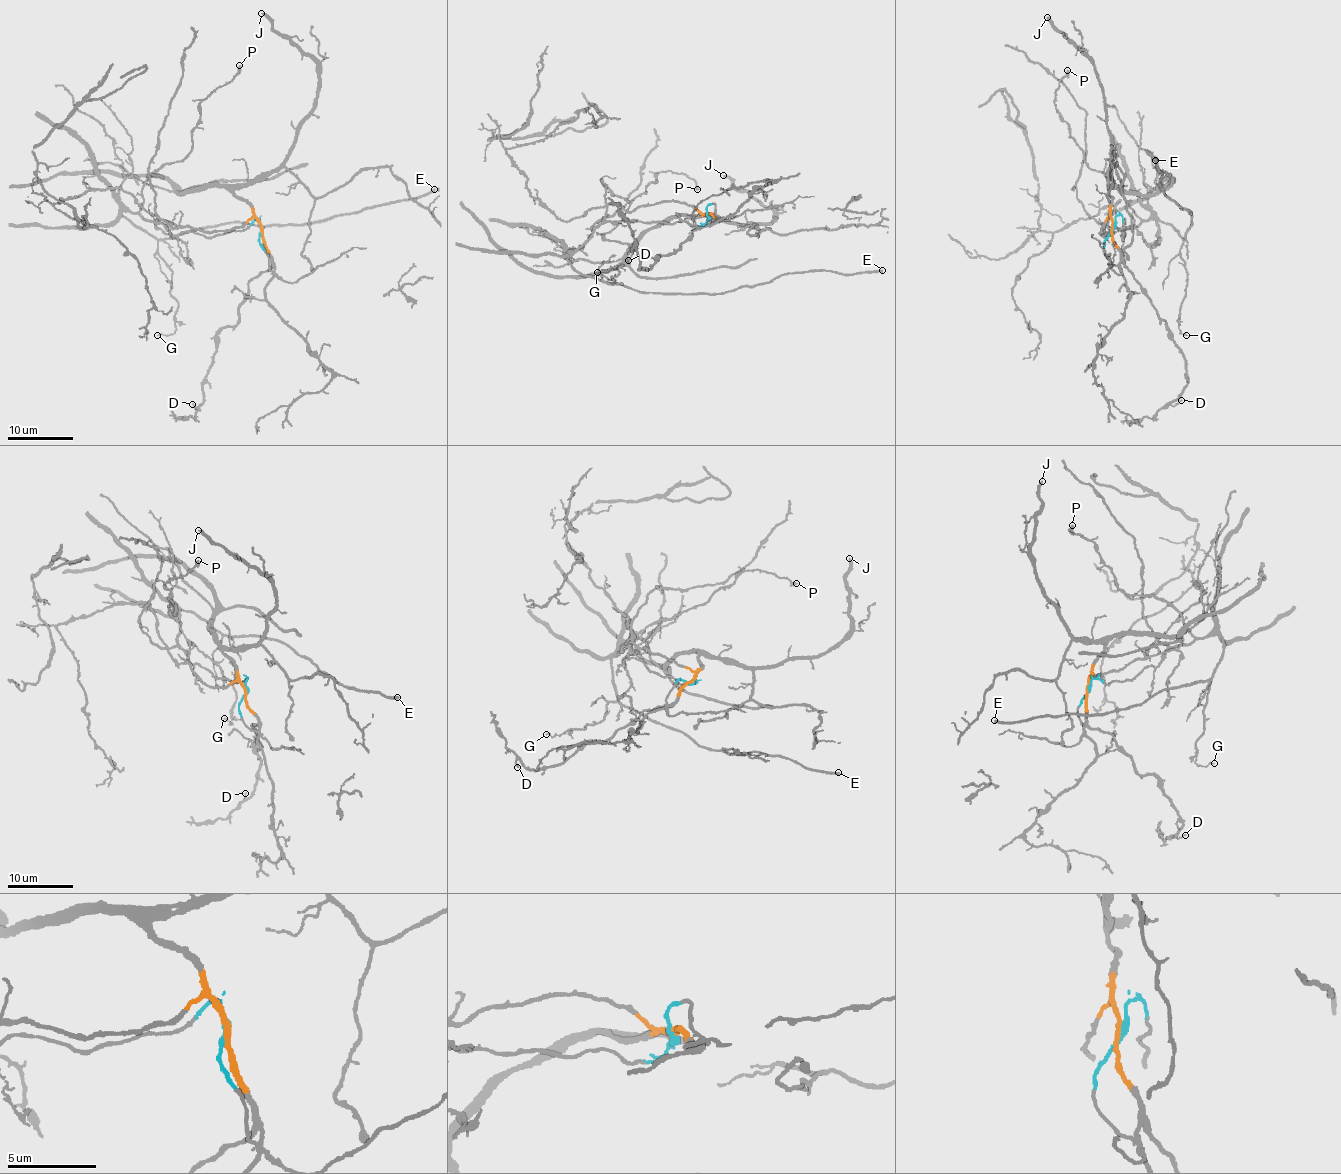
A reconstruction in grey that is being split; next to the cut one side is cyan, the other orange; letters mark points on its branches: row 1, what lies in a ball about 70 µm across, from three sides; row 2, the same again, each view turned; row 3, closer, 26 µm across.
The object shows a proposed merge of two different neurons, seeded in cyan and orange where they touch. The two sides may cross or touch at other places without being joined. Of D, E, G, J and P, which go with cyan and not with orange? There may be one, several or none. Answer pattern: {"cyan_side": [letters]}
{"cyan_side": ["E", "G", "P"]}

